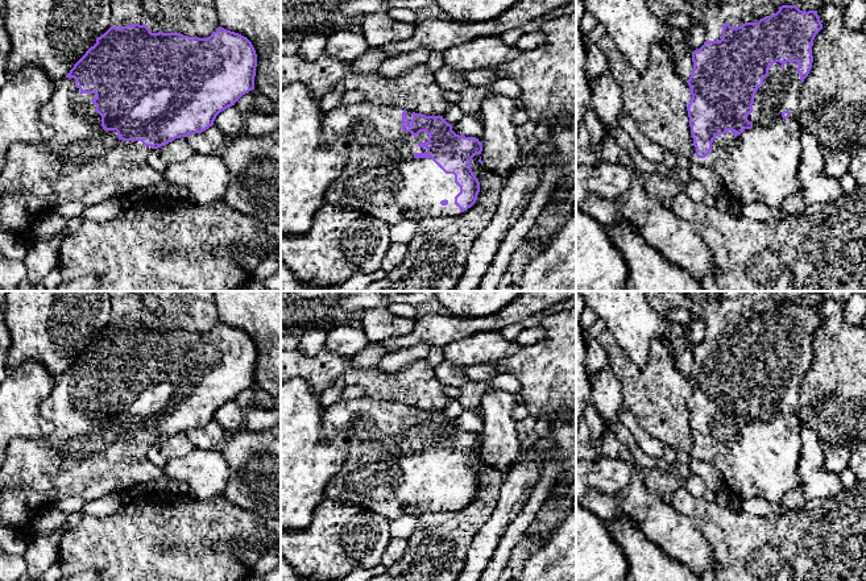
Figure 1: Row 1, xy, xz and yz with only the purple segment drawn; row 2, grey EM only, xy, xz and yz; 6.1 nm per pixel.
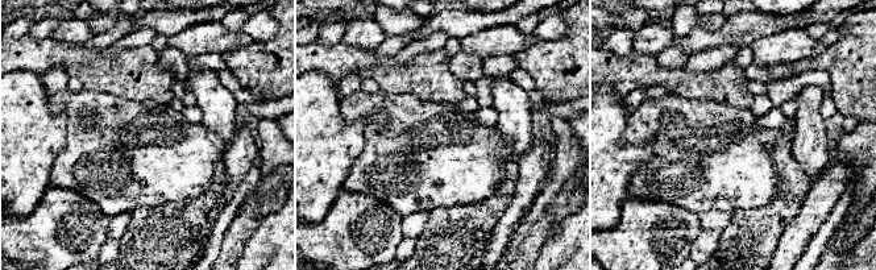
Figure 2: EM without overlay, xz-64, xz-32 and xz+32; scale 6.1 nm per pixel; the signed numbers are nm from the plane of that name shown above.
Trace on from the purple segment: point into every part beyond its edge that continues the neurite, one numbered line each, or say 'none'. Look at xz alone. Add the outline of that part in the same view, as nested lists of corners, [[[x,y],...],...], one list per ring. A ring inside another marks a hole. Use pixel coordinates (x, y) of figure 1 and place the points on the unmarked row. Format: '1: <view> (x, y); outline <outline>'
1: xz (381, 472); outline [[[368,397],[339,399],[323,412],[324,437],[331,439],[343,432],[349,443],[347,458],[328,481],[324,498],[345,501],[376,511],[391,520],[410,514],[420,516],[427,512],[457,511],[460,503],[455,491],[460,482],[453,469],[446,469],[431,453],[415,453],[426,448],[419,437],[427,437],[428,429],[420,427],[414,432],[402,426],[403,403],[395,401],[373,401]]]

